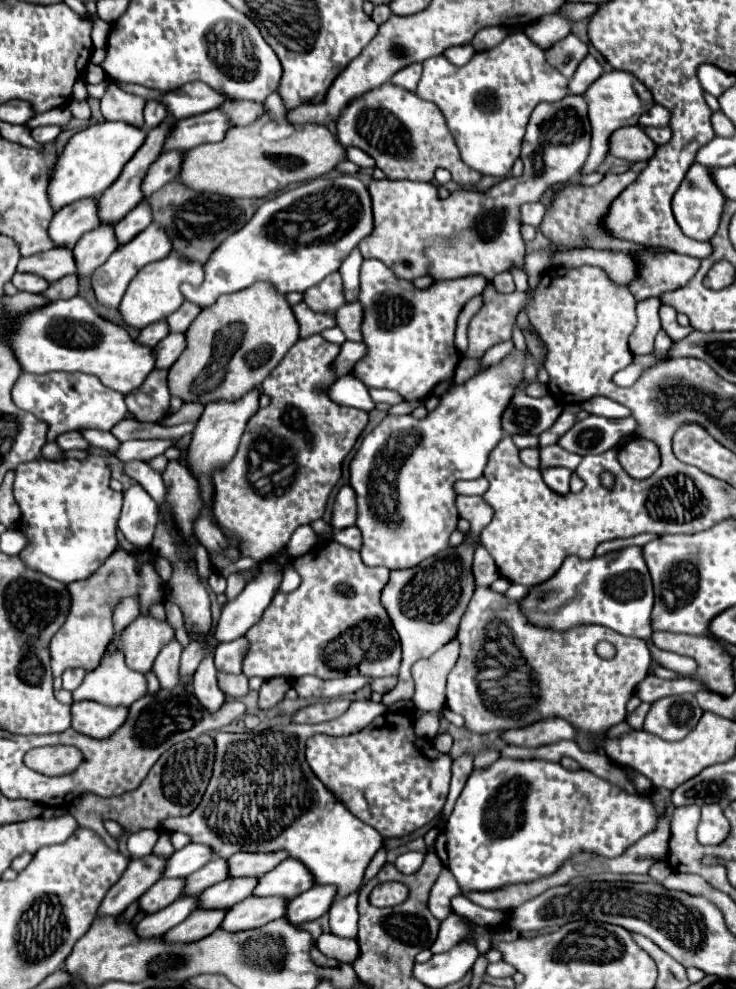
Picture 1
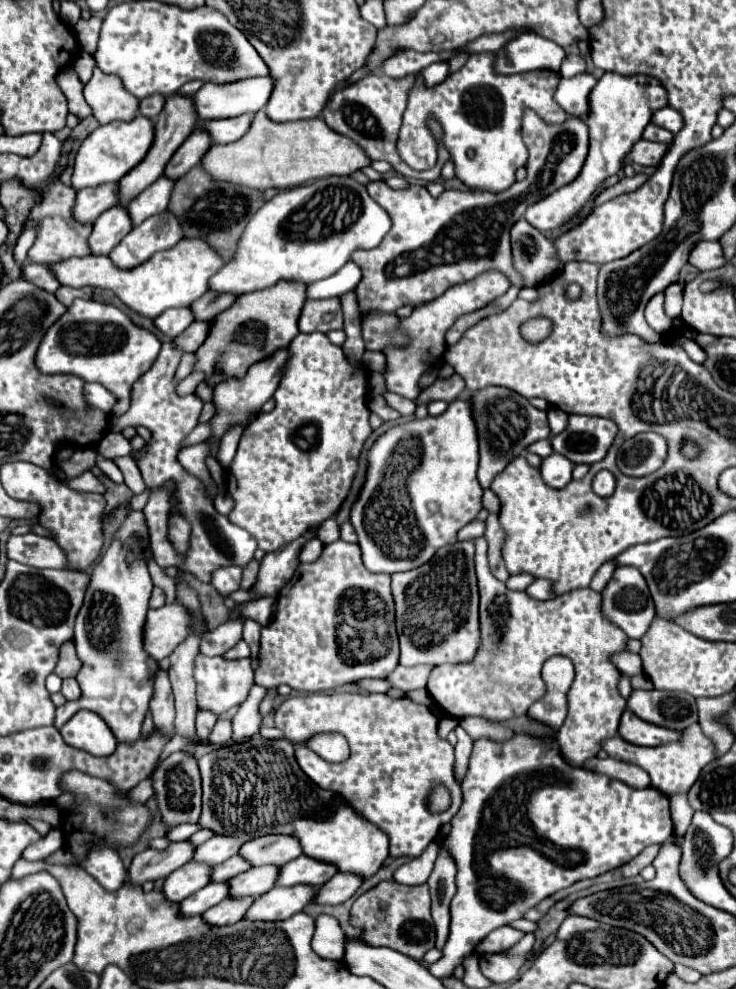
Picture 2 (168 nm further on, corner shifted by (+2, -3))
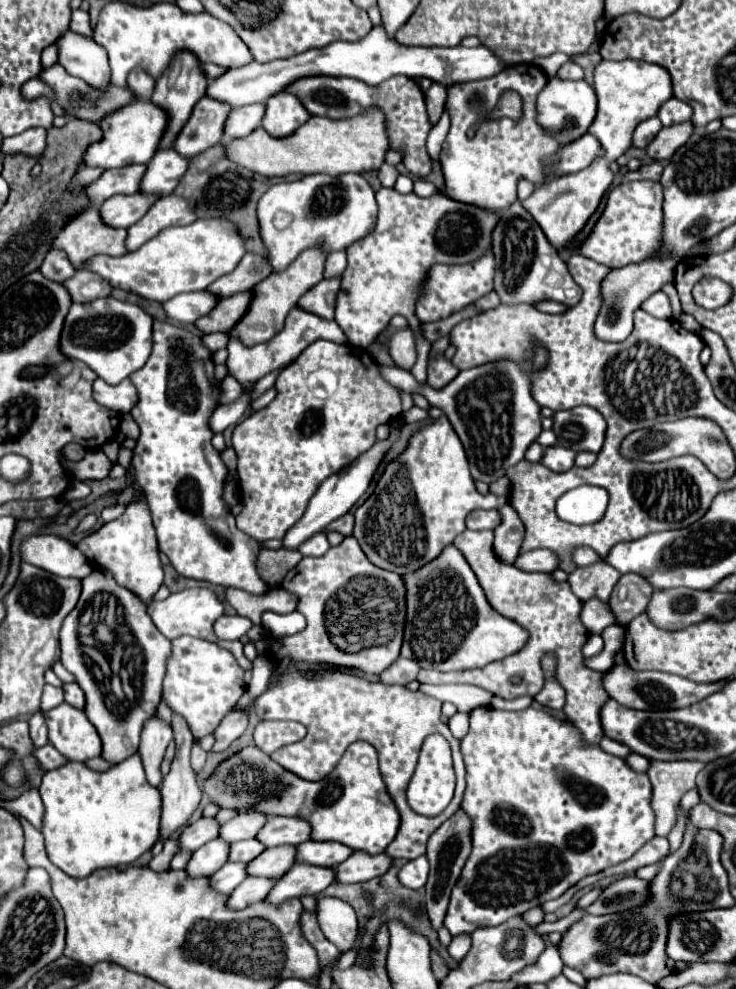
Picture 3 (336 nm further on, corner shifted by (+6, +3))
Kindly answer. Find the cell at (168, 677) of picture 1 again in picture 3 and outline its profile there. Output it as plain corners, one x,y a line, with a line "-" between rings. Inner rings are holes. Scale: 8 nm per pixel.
157,713
155,717
147,719
141,731
141,745
139,745
139,753
143,759
143,767
147,773
147,781
153,787
159,787
163,777
159,773
159,765
163,759
163,753
167,749
167,745
173,739
173,731
171,725
167,721
163,721

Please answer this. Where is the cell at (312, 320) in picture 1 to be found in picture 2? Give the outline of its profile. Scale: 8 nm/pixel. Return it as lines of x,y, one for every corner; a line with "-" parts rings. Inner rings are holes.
307,299
305,307
299,317
299,331
301,333
329,333
333,329
343,329
343,311
341,311
341,299
321,299
313,301

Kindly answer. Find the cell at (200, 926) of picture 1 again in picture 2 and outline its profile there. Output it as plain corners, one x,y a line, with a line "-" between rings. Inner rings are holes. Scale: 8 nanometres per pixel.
227,897
223,903
211,907
211,911
203,913
207,923
211,925
231,925
245,917
247,909
255,903
255,897

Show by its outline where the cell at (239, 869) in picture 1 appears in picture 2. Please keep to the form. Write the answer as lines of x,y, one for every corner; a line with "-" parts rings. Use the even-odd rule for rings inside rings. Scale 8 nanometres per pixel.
263,835
247,841
239,851
253,867
257,865
285,865
303,853
301,843
291,835

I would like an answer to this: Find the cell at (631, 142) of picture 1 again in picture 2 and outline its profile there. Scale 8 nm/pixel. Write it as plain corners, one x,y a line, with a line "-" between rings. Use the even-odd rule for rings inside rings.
641,139
629,153
629,159
639,163
639,165
647,165
647,167
657,167
659,161
663,159
663,155
667,153
667,143
651,143

